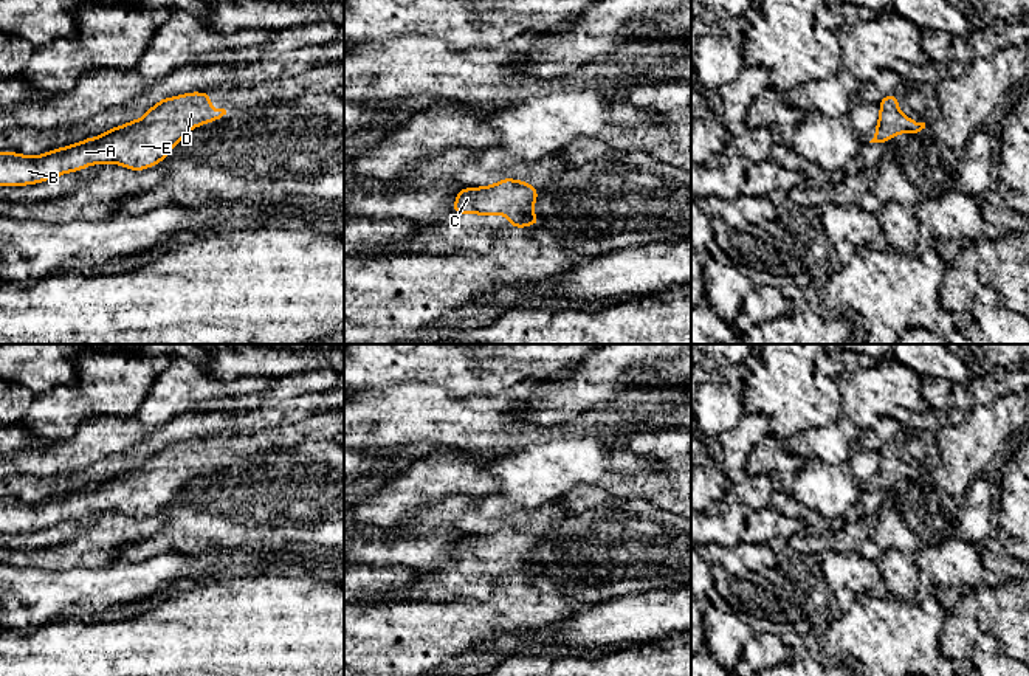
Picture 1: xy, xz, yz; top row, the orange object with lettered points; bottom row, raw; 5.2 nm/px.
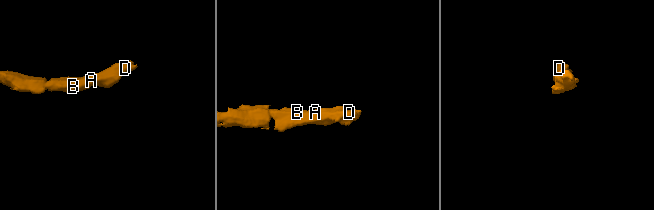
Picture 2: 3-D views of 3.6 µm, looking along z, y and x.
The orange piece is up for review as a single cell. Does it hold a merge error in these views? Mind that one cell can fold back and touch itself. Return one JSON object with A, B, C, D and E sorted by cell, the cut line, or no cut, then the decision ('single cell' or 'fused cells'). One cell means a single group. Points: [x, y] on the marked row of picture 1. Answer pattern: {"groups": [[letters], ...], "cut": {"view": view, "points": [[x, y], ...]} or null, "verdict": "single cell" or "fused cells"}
{"groups": [["A", "B", "C", "D", "E"]], "cut": null, "verdict": "single cell"}

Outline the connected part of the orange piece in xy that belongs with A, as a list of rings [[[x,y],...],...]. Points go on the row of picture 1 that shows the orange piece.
[[[208,91],[163,98],[143,118],[108,129],[99,136],[34,157],[0,152],[0,186],[29,186],[93,164],[115,163],[136,172],[153,167],[192,129],[226,115],[225,109],[211,109],[211,101]]]

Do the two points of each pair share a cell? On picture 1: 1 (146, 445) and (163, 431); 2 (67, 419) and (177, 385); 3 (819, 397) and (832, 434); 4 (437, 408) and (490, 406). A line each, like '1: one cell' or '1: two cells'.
1: one cell
2: two cells
3: two cells
4: one cell

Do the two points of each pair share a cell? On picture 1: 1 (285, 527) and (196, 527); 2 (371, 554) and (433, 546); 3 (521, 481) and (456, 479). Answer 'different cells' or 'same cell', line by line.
1: same cell
2: same cell
3: different cells

